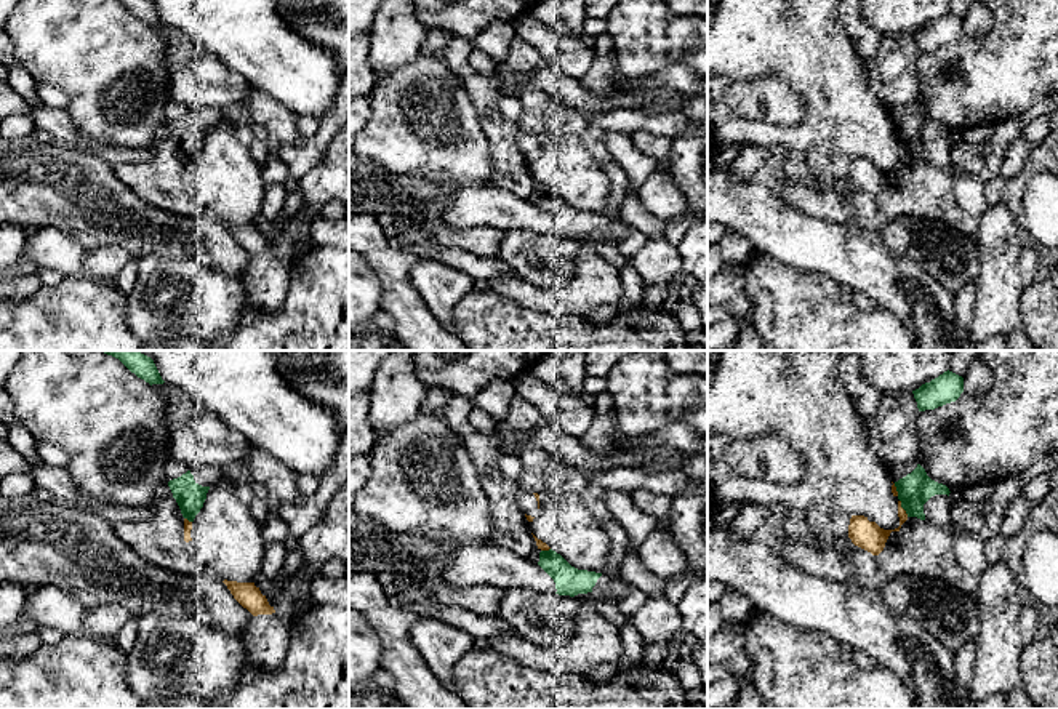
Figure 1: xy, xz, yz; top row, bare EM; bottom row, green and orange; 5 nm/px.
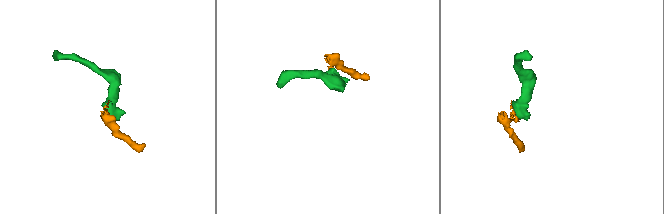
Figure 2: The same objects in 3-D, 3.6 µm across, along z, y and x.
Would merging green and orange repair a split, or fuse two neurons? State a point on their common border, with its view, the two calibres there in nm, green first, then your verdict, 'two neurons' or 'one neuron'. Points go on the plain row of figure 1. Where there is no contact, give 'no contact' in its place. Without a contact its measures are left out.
meets green in yz at (903, 149); 170 nm thick on the green side, 140 nm on the other; two neurons

